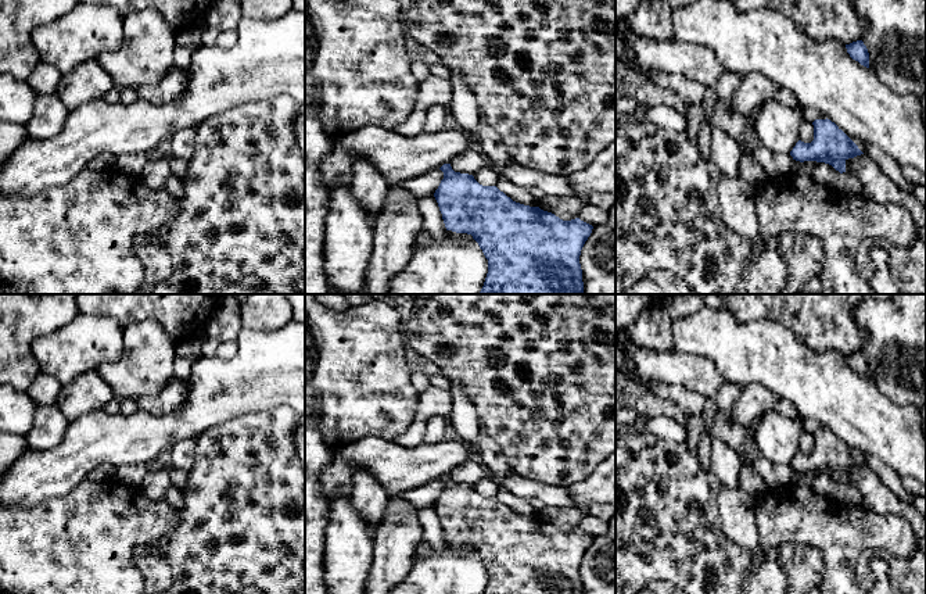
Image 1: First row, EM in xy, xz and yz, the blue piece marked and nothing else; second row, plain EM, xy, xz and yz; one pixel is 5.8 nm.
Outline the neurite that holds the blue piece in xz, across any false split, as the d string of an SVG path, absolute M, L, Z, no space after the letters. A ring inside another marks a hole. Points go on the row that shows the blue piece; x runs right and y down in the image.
M451 164L439 168L444 172L434 197L446 230L471 235L488 260L488 273L480 294L584 294L581 250L593 226L579 218L563 221L539 207L513 201L496 186L482 186L473 175L455 172Z

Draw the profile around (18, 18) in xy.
M0 0L0 75L28 80L40 64L32 32L58 19L79 0Z

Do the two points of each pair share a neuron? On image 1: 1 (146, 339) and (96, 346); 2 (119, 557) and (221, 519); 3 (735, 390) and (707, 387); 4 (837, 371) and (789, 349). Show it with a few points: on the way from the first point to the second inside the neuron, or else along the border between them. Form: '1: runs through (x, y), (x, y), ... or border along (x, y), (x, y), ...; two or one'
1: border along (124, 328), (122, 353), (100, 365); two
2: border along (175, 528), (146, 543); two
3: border along (727, 380), (711, 397); two
4: runs through (825, 371), (811, 371), (801, 361); one

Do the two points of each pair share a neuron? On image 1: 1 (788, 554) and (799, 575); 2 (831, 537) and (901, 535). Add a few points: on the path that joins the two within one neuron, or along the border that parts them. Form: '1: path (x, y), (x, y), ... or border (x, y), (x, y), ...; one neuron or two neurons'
1: path (793, 559), (799, 569); one neuron
2: path (849, 535), (883, 535); one neuron

